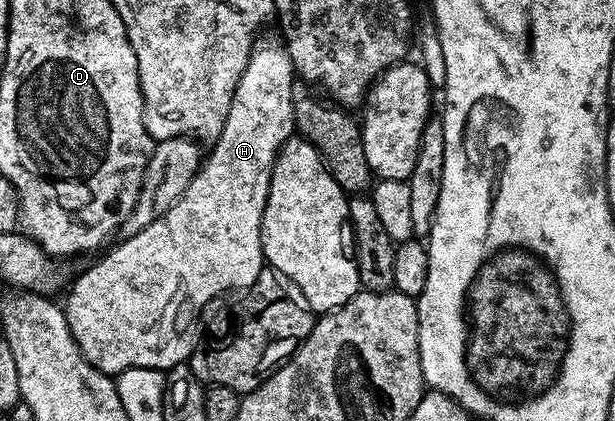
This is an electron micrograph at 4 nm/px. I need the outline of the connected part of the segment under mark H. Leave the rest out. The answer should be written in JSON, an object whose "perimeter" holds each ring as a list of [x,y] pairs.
{"perimeter":[[[256,45],[251,51],[251,59],[233,92],[233,100],[229,108],[229,116],[225,120],[225,128],[221,136],[210,147],[211,155],[206,155],[205,161],[200,165],[198,172],[193,176],[189,188],[180,196],[169,209],[165,211],[149,228],[141,228],[141,232],[124,237],[123,243],[116,250],[108,252],[104,258],[99,258],[75,283],[71,286],[71,291],[67,294],[65,301],[65,313],[69,330],[79,346],[80,352],[105,375],[118,376],[125,370],[136,372],[155,372],[160,370],[166,372],[173,366],[182,366],[190,359],[191,351],[197,345],[195,339],[195,321],[199,318],[199,313],[214,300],[218,294],[227,294],[230,290],[246,292],[257,280],[259,273],[265,268],[263,256],[263,245],[261,244],[261,220],[267,207],[267,197],[273,192],[273,175],[275,173],[275,161],[279,155],[279,149],[287,143],[296,133],[295,117],[293,116],[293,87],[295,87],[297,75],[294,66],[291,64],[291,57],[287,55],[286,49],[279,46]]]}

